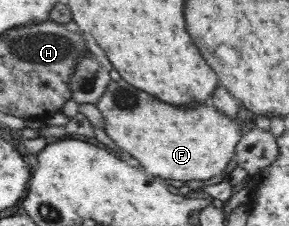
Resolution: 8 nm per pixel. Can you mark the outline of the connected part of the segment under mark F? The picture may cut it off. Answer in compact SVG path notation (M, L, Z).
M123 78L109 79L107 89L97 103L103 115L103 130L120 151L127 151L150 176L175 181L207 181L217 177L233 160L233 151L243 133L229 116L215 108L199 104L194 108L177 108L135 89Z

